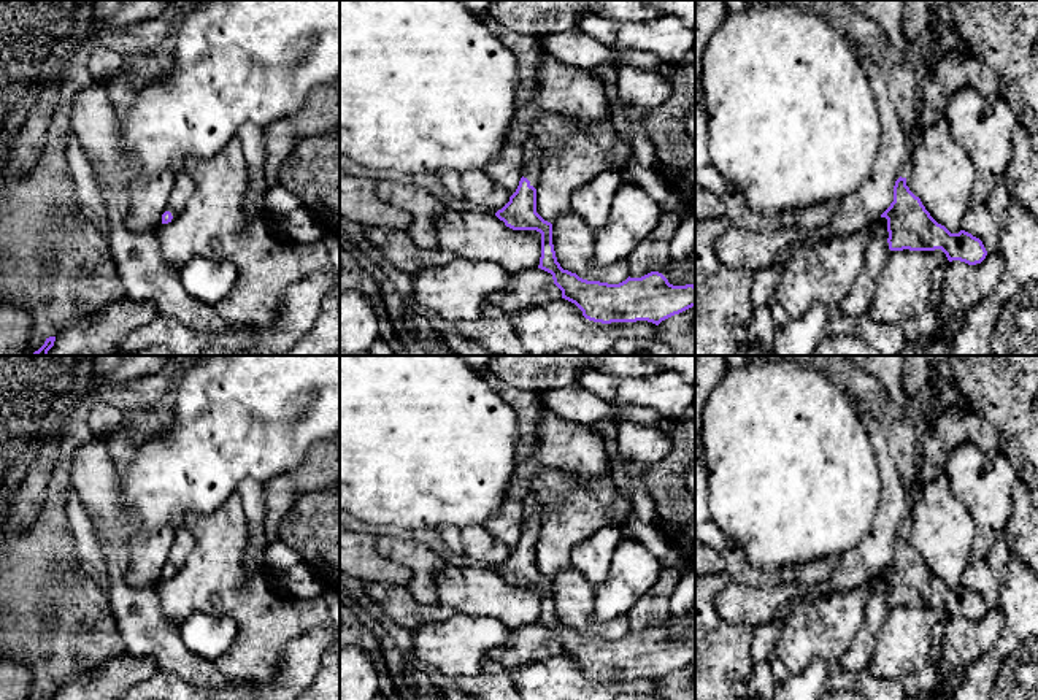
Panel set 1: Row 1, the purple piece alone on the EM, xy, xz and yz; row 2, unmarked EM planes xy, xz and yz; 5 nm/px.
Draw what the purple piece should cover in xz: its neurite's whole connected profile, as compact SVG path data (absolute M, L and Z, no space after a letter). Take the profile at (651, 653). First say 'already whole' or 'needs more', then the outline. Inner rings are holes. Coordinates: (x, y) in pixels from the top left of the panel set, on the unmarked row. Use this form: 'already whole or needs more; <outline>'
needs more; M530 492L522 494L524 532L509 557L495 571L513 586L536 586L541 589L541 613L538 624L552 630L562 654L575 659L582 671L594 678L662 676L695 662L695 641L673 641L659 629L627 633L619 640L587 637L563 625L552 600L552 579L536 568L536 540L541 514Z

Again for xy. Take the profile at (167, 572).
needs more; M181 524L175 527L175 541L170 548L170 560L162 570L162 579L171 578L175 571L183 567L183 560L195 548L195 540L192 533Z

